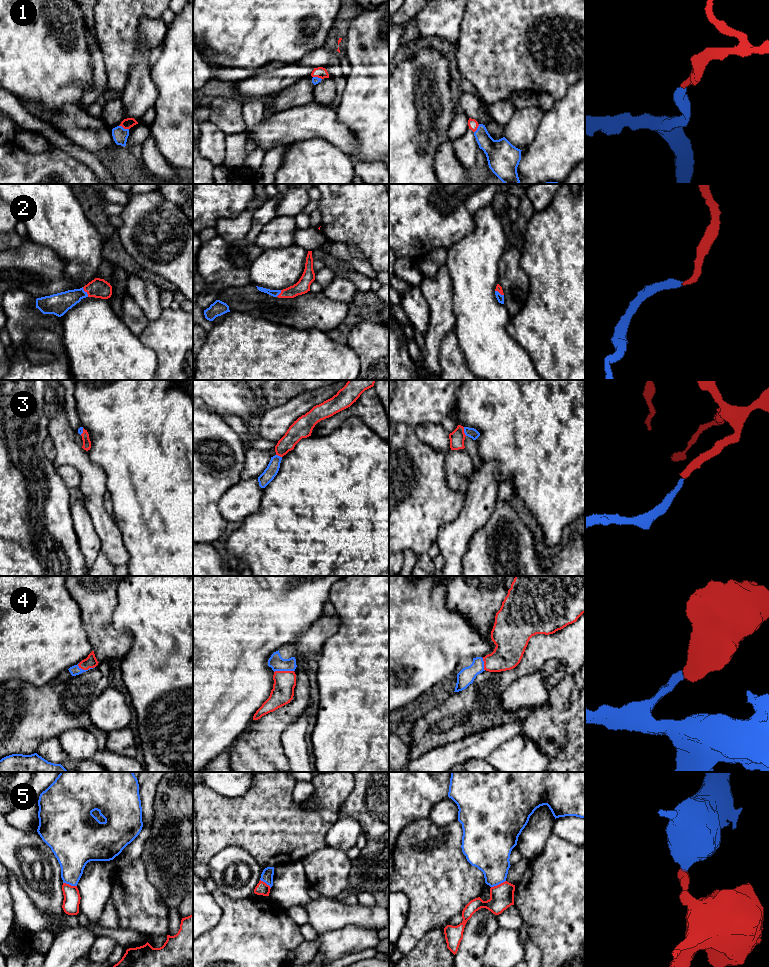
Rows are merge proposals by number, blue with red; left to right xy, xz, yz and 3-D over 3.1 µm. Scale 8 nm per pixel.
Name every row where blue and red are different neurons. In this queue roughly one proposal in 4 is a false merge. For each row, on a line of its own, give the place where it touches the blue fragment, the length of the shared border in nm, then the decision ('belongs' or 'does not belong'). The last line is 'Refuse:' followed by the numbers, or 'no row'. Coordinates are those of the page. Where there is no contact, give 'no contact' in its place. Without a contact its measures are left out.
1: meets blue in xy at (123, 128); contact 90 nm long; belongs
2: meets blue in xy at (85, 292); contact 90 nm long; belongs
3: meets blue in yz at (464, 431); contact 80 nm long; belongs
4: meets blue in xy at (86, 670); contact 150 nm long; belongs
5: meets blue in yz at (498, 884); contact 130 nm long; does not belong
Refuse: 5

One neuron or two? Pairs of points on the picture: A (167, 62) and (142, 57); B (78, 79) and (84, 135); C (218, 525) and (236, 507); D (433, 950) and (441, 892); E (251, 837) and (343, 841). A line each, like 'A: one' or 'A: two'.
A: two
B: two
C: two
D: two
E: two

